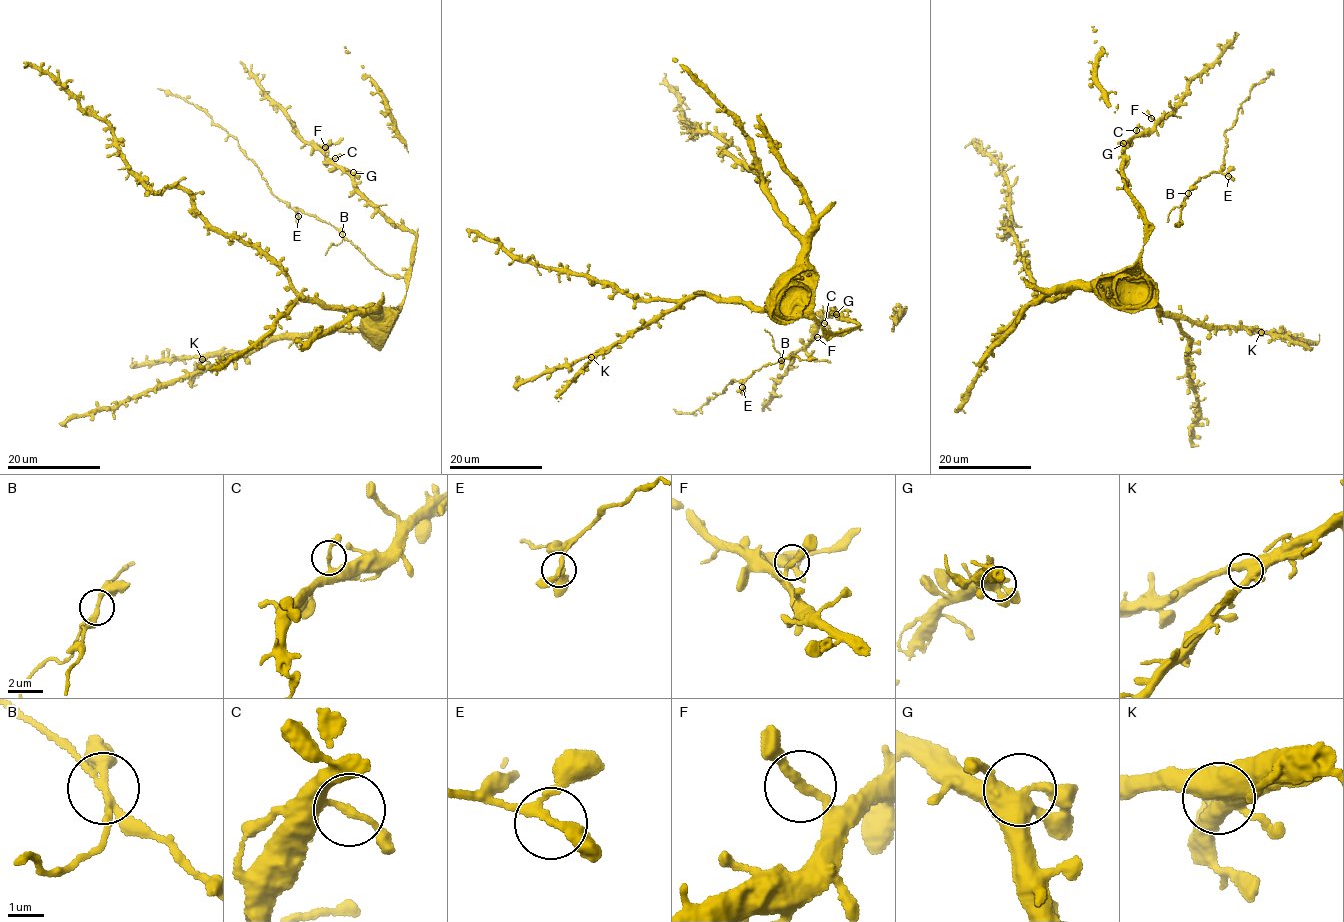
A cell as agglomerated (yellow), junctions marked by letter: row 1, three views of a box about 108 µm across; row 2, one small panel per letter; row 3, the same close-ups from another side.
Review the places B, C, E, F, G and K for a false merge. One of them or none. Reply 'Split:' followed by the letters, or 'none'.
Split: B

